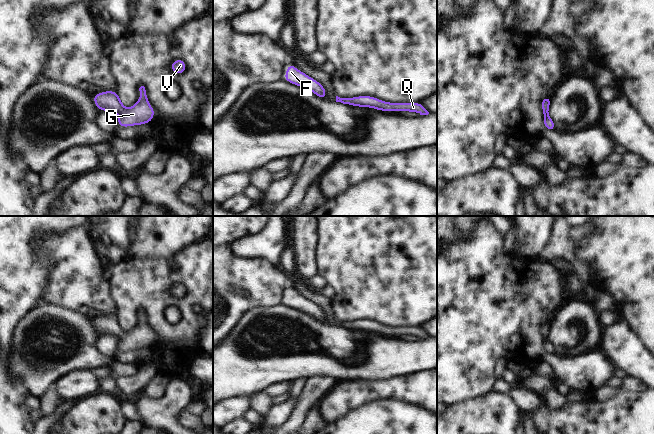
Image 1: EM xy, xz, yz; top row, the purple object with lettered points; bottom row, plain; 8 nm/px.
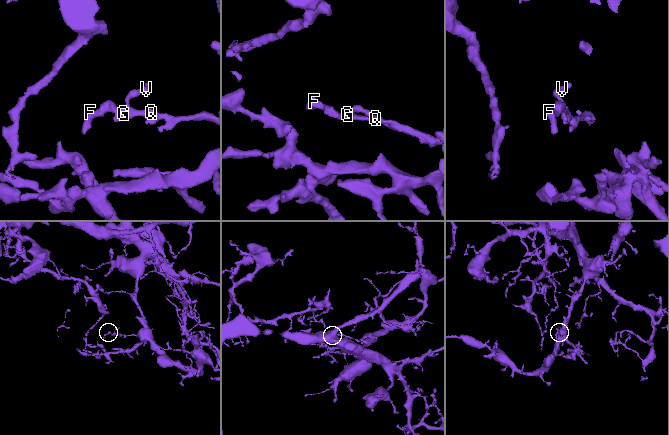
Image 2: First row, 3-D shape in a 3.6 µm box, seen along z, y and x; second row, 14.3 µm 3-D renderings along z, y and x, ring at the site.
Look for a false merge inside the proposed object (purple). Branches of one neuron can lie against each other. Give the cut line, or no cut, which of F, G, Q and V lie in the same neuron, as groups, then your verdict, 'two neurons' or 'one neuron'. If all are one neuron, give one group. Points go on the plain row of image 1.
cut none; groups F G Q V; one neuron

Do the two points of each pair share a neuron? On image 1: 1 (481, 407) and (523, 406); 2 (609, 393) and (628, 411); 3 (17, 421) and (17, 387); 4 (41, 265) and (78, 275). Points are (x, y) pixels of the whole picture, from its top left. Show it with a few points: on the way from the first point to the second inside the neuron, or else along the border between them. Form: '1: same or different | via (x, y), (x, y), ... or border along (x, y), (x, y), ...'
1: different | border along (508, 395), (520, 413)
2: different | border along (619, 389), (611, 398), (597, 400), (592, 396)
3: same | via (17, 413), (17, 395)
4: different | border along (46, 245), (54, 262), (46, 291)

